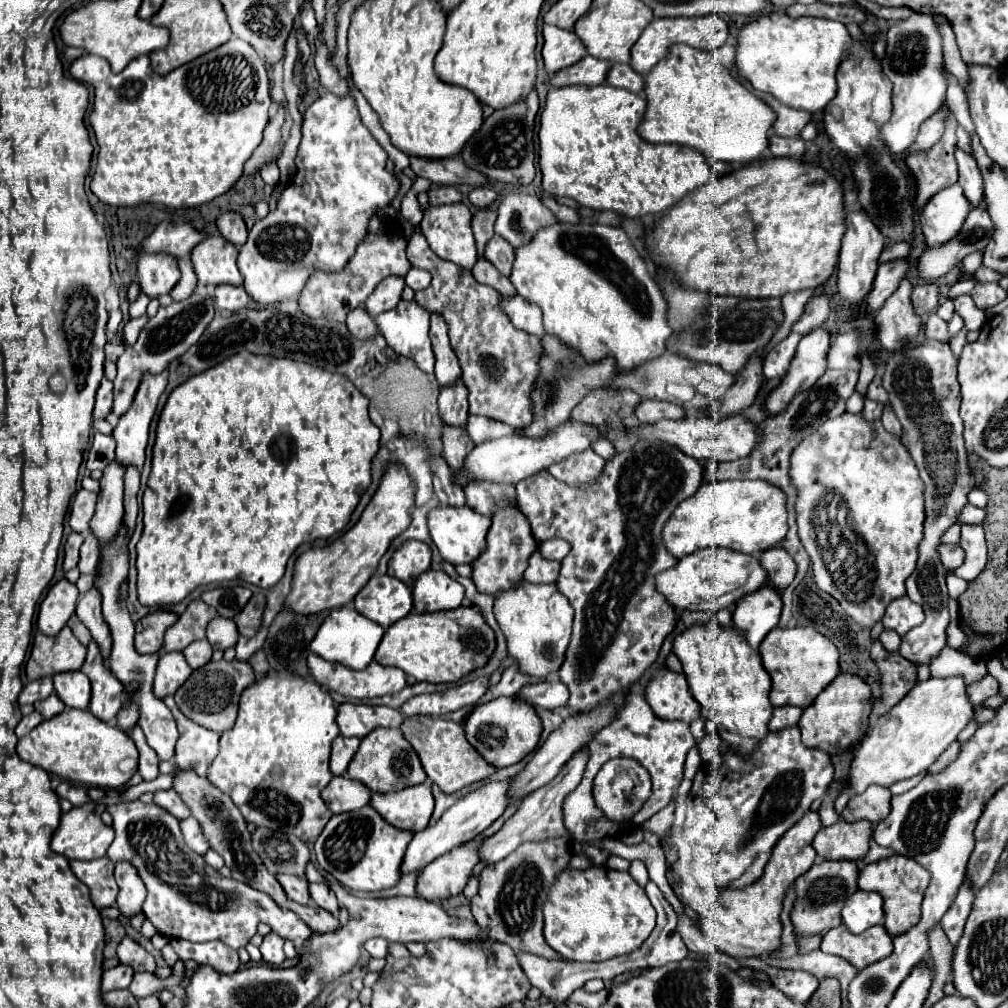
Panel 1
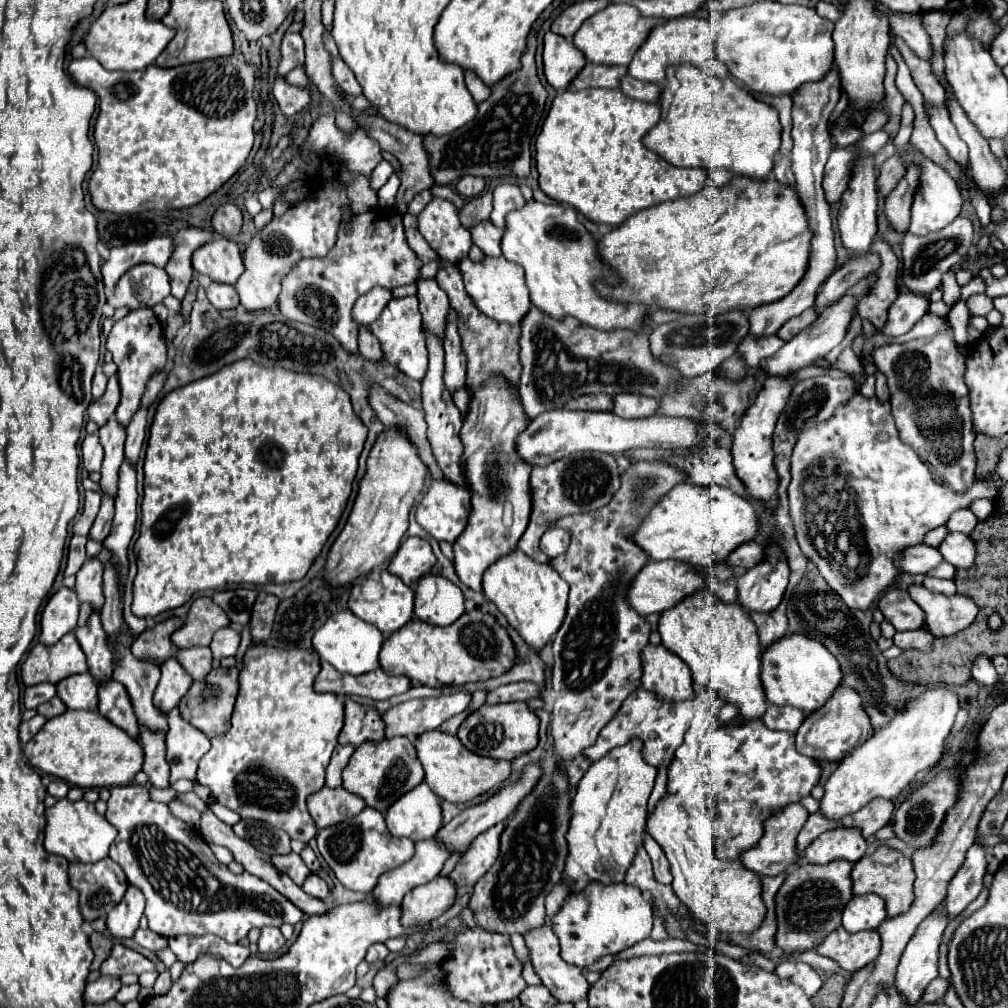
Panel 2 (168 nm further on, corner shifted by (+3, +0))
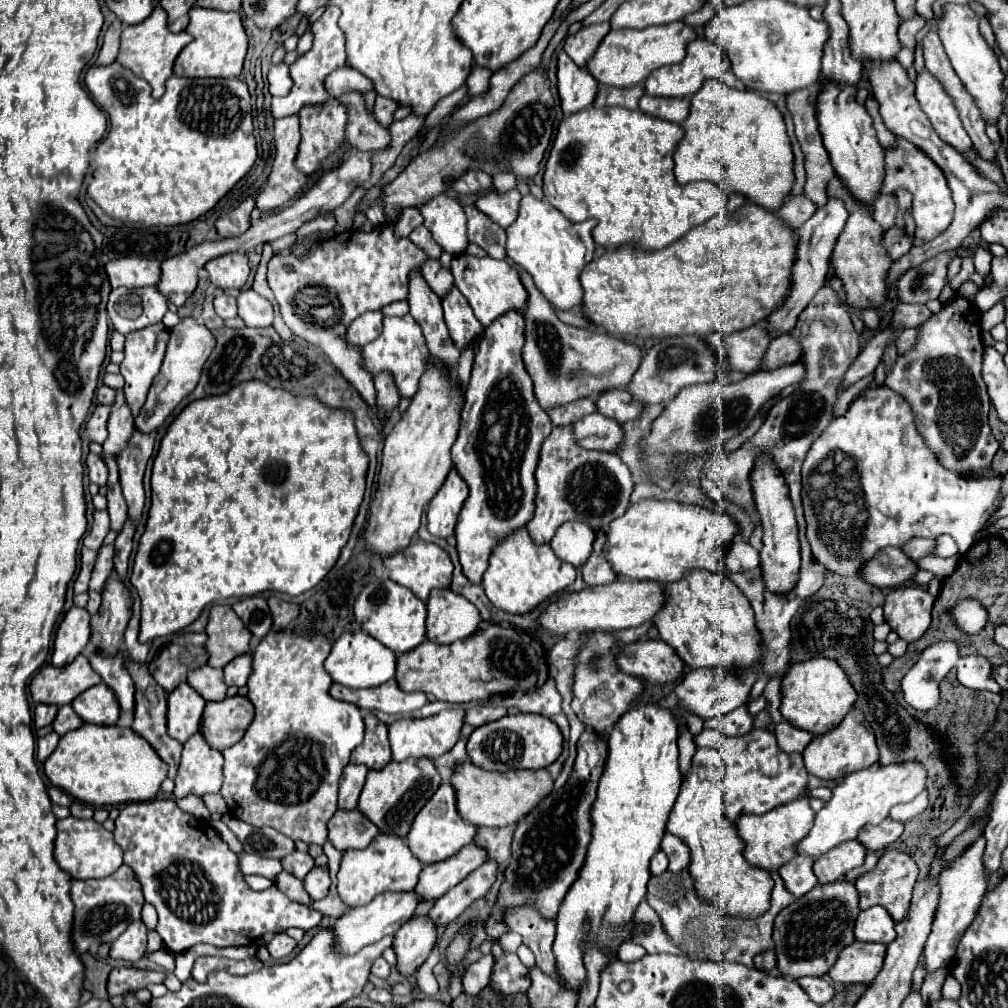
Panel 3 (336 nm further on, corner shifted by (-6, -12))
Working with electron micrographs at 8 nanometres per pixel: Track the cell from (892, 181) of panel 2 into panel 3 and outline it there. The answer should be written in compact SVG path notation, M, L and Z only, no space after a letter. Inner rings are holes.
M879 195L873 203L873 219L887 231L897 217L897 197L895 195Z

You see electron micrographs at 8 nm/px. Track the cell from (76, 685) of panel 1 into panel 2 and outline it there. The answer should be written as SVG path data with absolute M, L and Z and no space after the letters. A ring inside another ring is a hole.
M90 673L70 675L62 683L58 683L56 689L58 697L66 703L68 709L94 711L98 707L98 683Z

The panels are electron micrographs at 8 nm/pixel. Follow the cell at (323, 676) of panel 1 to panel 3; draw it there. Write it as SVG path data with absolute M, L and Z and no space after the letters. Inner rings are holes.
M391 679L379 687L371 689L347 689L339 683L333 683L329 689L329 695L339 701L353 703L361 709L369 711L383 711L383 713L411 713L415 709L421 709L427 703L425 693L413 691L405 693L399 689L397 681Z

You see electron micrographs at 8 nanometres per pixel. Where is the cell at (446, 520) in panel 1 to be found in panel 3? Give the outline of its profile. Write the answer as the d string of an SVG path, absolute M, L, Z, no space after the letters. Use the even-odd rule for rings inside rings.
M453 467L427 509L427 529L431 535L441 539L449 539L451 535L455 535L457 517L463 503L467 501L467 495L469 487L463 479L459 479L459 473Z

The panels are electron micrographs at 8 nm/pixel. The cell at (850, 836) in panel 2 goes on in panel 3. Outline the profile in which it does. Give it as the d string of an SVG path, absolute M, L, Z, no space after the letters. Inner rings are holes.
M853 839L851 843L839 843L835 851L827 851L823 859L817 859L813 865L813 871L819 879L819 883L831 883L837 879L843 879L847 871L859 867L865 863L865 847Z

